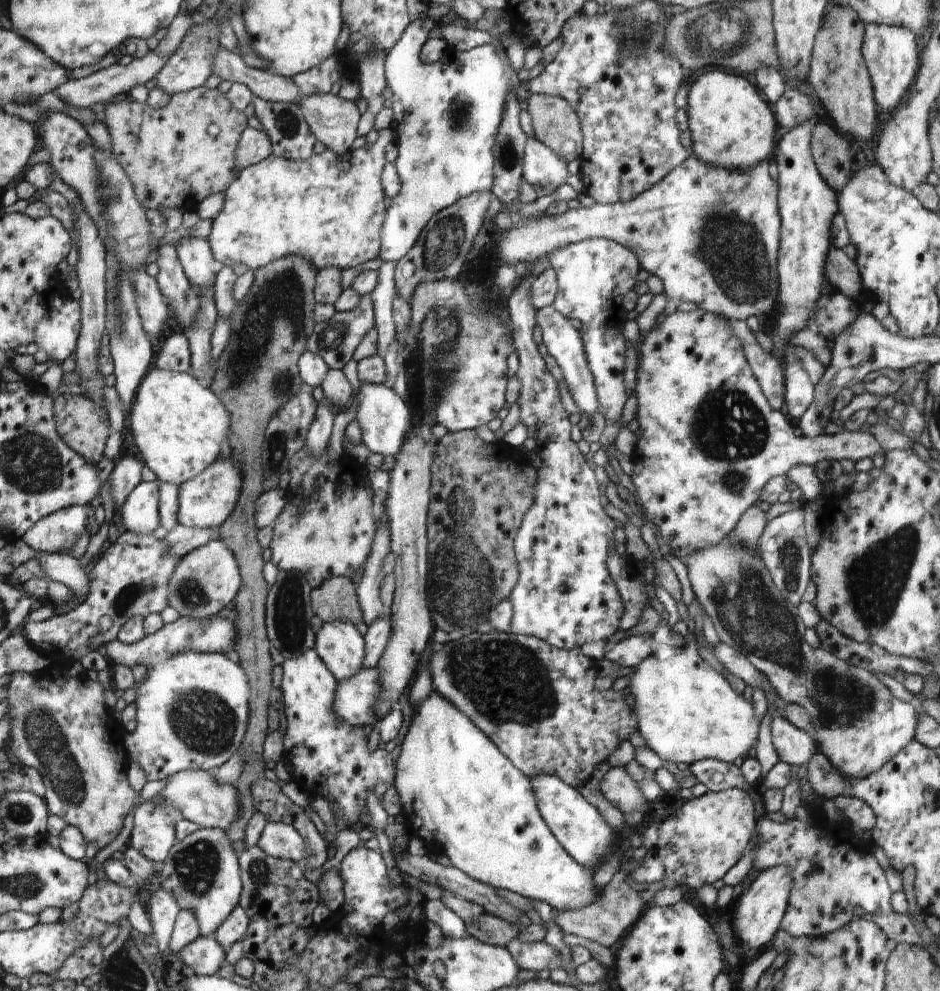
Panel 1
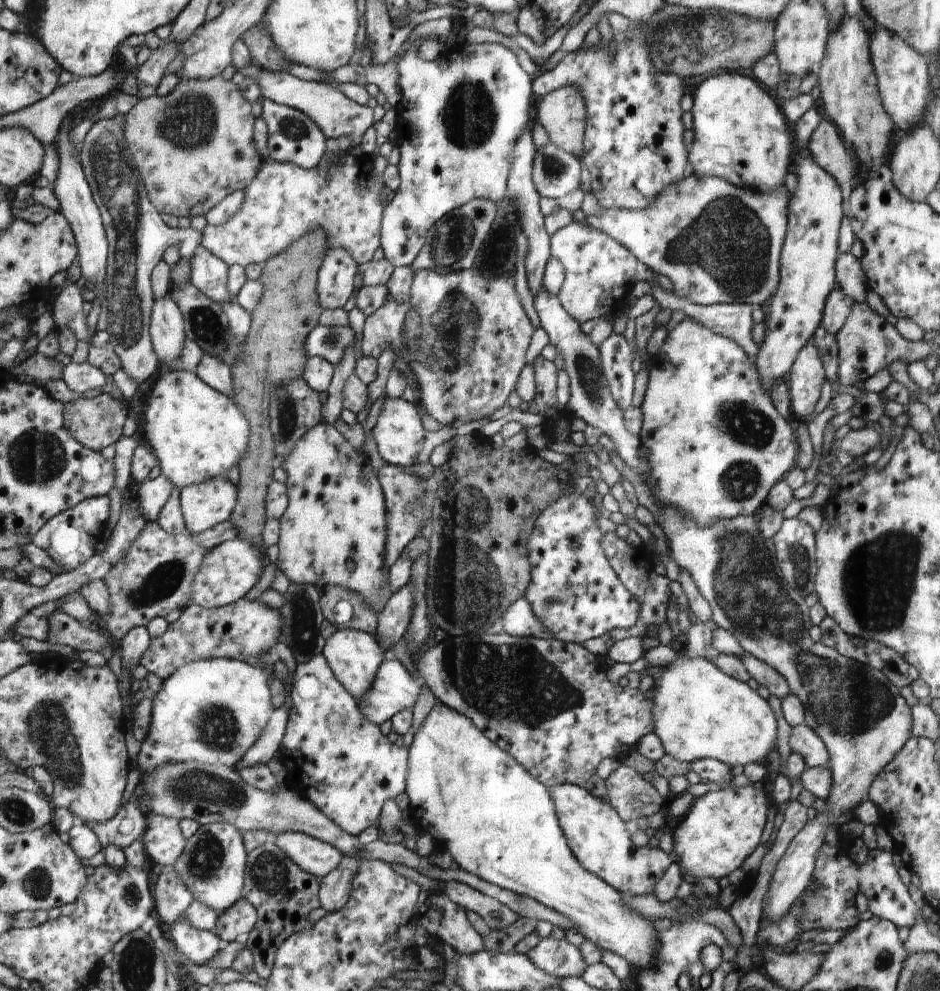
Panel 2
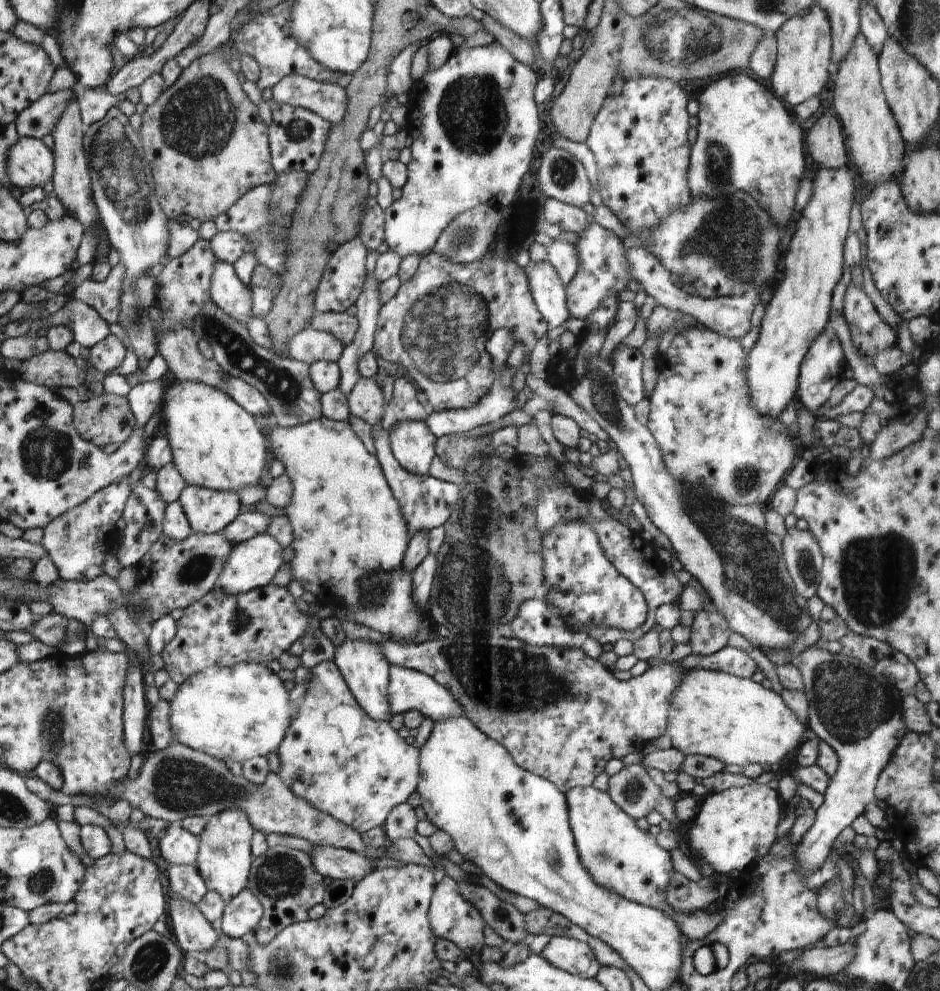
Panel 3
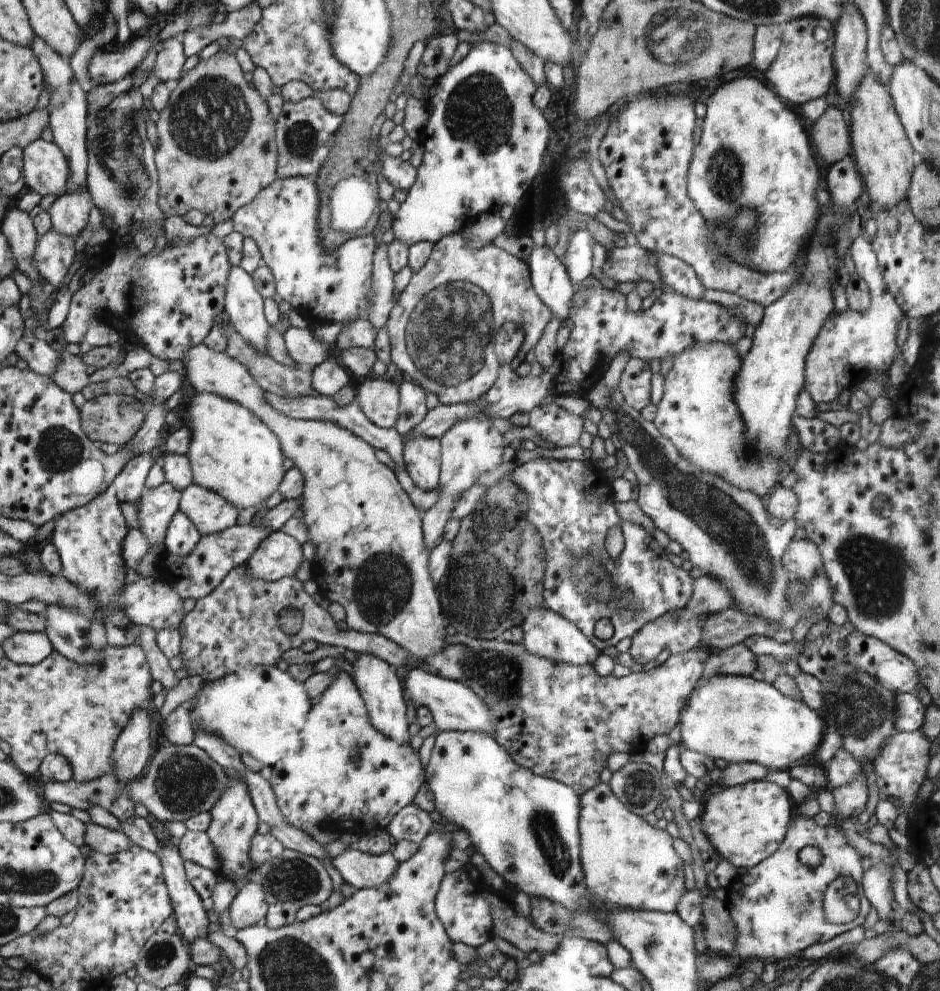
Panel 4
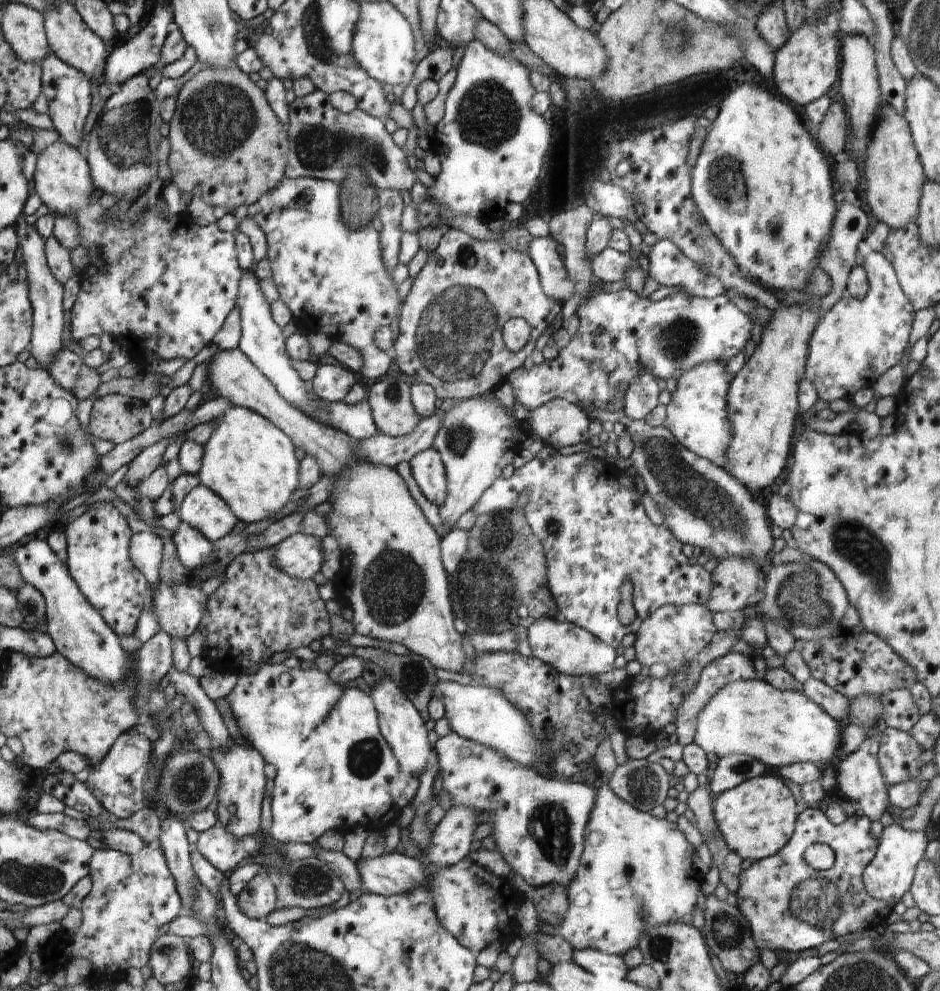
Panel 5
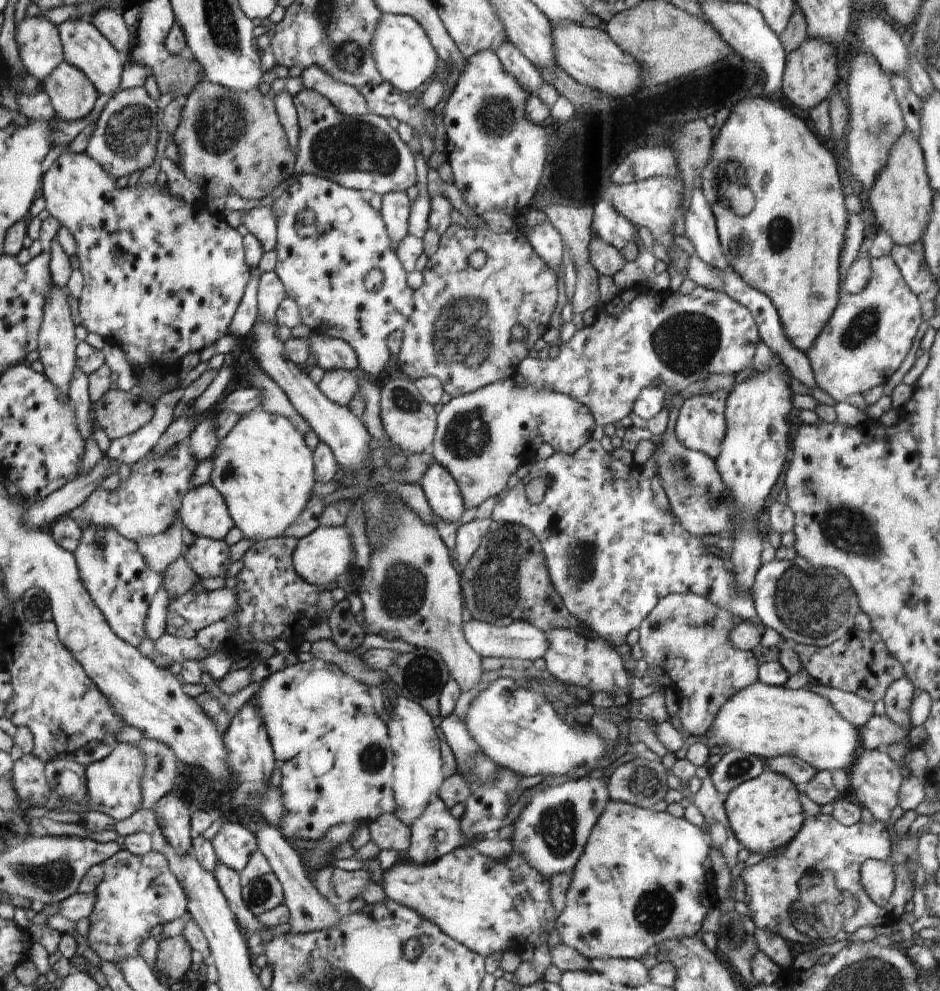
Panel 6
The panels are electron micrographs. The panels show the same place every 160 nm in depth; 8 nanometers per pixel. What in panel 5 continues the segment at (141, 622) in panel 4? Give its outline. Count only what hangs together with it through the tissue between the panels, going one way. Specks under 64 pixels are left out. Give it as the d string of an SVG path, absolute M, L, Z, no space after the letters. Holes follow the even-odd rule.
M160 583L154 591L154 614L162 631L185 640L197 628L208 596L200 587Z

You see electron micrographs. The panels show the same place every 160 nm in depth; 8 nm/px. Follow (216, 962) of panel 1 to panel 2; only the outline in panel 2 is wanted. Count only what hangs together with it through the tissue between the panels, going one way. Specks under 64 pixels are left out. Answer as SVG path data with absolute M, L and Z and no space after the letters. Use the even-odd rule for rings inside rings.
M186 916L172 924L170 932L173 941L170 949L182 952L190 963L204 965L221 950L217 934L190 926Z

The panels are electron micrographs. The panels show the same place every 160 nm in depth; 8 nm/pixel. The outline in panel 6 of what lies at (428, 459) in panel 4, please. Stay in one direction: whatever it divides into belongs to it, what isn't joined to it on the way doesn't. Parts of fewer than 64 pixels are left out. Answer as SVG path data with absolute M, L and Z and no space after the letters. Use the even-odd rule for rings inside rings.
M432 461L419 480L434 515L456 522L466 510L456 479L439 462Z

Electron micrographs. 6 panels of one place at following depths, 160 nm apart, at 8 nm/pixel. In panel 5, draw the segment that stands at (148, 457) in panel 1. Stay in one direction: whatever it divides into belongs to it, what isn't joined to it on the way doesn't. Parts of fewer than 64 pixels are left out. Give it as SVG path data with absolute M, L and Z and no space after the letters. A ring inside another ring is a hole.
M228 407L221 417L212 422L215 422L215 427L209 441L203 445L201 467L197 474L199 483L215 491L246 524L278 512L290 501L290 495L300 481L300 461L296 458L292 439L285 431L274 426L270 419L246 407Z

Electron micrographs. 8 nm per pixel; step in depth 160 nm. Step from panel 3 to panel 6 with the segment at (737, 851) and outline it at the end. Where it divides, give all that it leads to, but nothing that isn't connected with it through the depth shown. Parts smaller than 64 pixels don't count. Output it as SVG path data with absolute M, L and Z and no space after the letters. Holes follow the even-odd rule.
M765 768L756 778L743 782L728 793L724 810L734 838L750 852L766 854L786 846L802 828L804 816L800 789L788 777Z

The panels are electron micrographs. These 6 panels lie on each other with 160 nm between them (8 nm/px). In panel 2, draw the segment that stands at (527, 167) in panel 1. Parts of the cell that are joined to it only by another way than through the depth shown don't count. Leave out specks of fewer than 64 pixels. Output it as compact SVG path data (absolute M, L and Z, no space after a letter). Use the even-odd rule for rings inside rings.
M553 143L540 146L534 158L532 181L540 197L562 198L581 186L582 165L578 157Z

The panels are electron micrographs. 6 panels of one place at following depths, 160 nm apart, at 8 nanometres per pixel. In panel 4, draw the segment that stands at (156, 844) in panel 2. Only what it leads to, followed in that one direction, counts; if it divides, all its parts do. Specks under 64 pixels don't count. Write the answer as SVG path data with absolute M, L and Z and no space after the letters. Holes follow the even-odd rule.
M187 830L176 844L184 861L192 861L218 873L221 860L217 857L217 851L214 850L213 843L209 841L206 831Z

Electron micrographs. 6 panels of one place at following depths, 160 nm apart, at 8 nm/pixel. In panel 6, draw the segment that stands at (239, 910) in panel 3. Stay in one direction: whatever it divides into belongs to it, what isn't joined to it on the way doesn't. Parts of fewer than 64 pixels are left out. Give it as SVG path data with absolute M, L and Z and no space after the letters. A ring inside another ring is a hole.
M272 871L253 878L243 886L241 897L255 917L276 908L285 901L281 882Z

